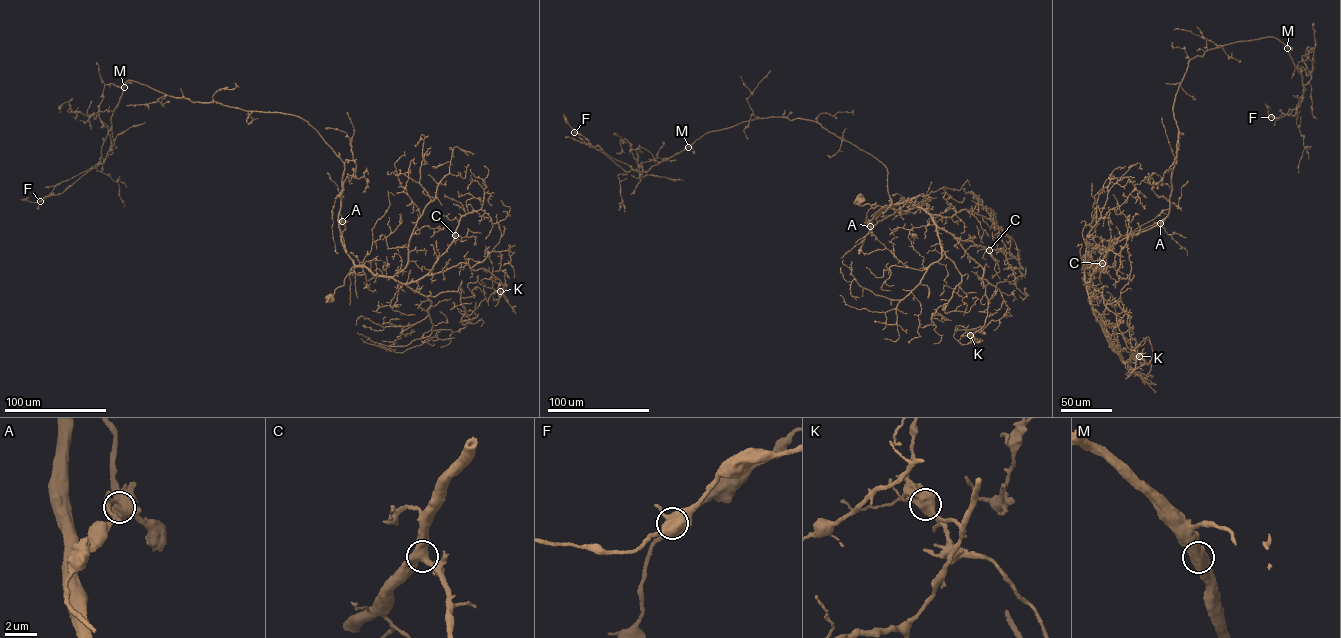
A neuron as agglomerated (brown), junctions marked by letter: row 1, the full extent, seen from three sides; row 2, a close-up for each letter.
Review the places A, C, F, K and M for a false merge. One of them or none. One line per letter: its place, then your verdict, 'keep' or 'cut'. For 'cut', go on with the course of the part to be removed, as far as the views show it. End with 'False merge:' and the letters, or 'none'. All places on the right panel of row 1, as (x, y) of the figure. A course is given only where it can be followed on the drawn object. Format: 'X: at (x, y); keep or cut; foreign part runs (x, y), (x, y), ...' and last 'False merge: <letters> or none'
A: at (1160, 223); keep
C: at (1102, 263); keep
F: at (1271, 117); keep
K: at (1139, 356); cut; foreign part runs (1139, 356), (1136, 368), (1148, 363), (1152, 357), (1148, 340), (1132, 348)
M: at (1287, 48); keep
False merge: K

